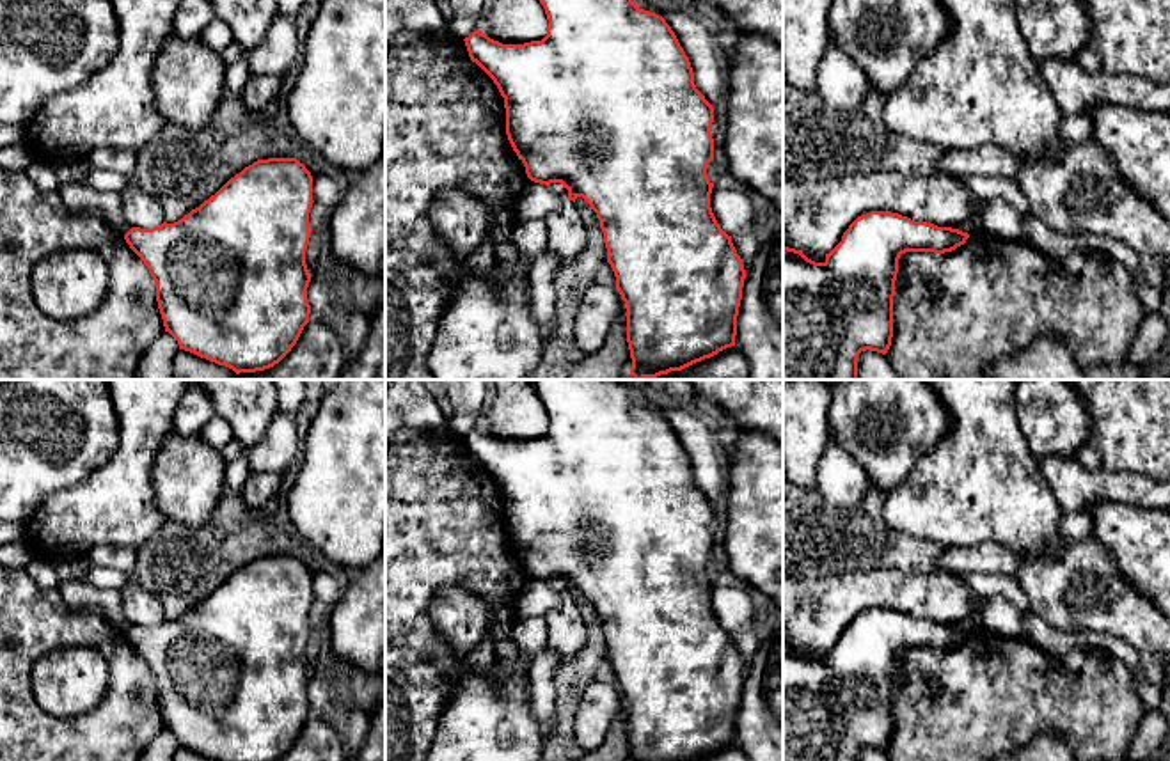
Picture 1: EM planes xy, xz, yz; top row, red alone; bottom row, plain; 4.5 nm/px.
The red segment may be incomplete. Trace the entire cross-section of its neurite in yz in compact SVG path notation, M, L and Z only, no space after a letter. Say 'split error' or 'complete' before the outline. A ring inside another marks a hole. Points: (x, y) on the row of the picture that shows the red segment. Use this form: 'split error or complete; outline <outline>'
complete; outline M870 211L849 225L824 263L783 247L783 380L858 380L859 353L870 349L886 355L891 346L900 255L952 252L968 238L959 229Z

